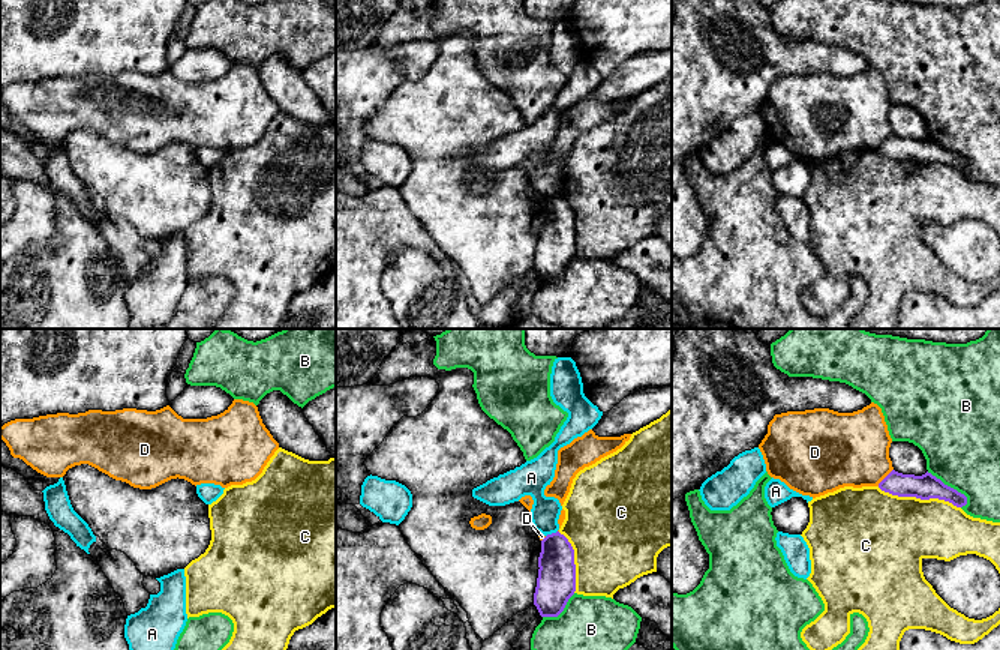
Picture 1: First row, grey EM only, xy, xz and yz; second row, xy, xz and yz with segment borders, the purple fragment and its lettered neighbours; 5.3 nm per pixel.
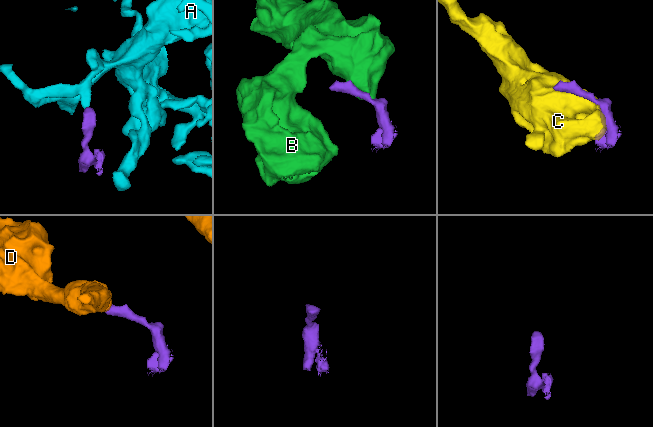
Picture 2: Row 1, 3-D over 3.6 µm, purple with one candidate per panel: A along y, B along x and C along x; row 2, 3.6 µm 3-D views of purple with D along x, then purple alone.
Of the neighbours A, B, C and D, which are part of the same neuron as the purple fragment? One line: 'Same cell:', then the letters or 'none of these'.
Same cell: none of these

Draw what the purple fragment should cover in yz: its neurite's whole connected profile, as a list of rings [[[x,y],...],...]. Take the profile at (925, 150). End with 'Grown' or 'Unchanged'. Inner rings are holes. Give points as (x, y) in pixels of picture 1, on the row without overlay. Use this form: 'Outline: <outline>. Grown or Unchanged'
Outline: [[[892,105],[889,122],[894,134],[879,147],[885,156],[921,164],[939,162],[957,171],[967,168],[967,161],[945,149],[927,134],[922,114],[909,105]]]. Grown

